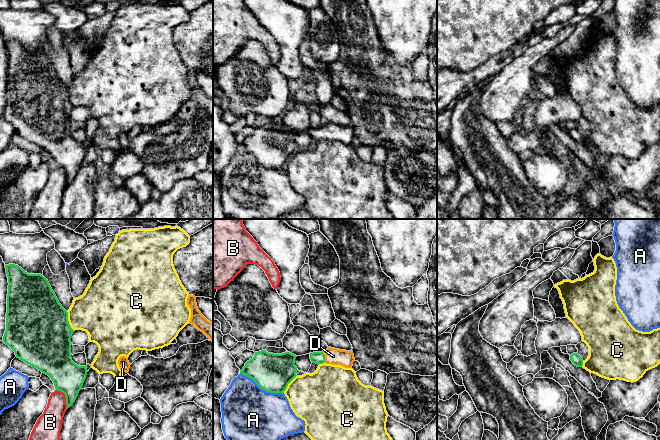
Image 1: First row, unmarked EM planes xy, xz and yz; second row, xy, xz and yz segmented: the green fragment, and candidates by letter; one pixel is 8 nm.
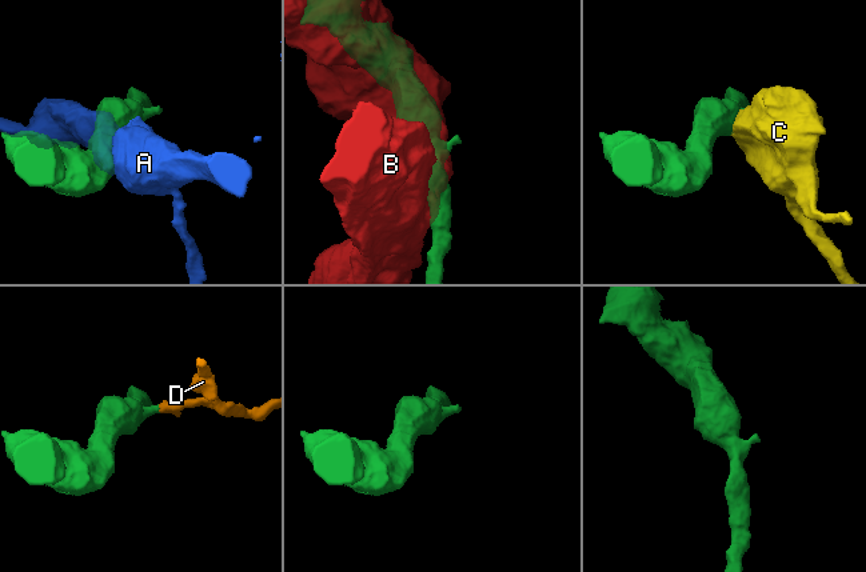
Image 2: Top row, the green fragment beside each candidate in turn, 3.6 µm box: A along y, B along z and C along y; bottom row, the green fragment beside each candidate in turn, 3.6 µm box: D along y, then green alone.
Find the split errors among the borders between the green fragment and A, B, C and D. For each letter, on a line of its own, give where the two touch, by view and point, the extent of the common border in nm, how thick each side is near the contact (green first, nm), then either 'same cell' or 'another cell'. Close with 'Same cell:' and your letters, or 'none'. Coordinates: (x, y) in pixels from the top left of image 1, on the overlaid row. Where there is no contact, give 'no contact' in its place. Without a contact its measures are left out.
A: xz (262, 388) | 380 nm | 300/440 nm | another cell
B: xy (65, 396) | 180 nm | 240/190 nm | another cell
C: xy (68, 321) | 170 nm | 500/360 nm | another cell
D: xz (324, 357) | 100 nm | 100/130 nm | same cell
Same cell: D

